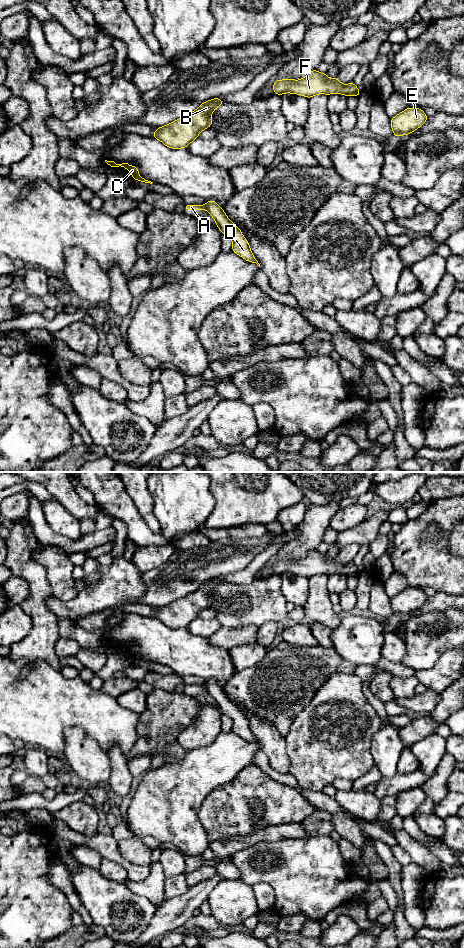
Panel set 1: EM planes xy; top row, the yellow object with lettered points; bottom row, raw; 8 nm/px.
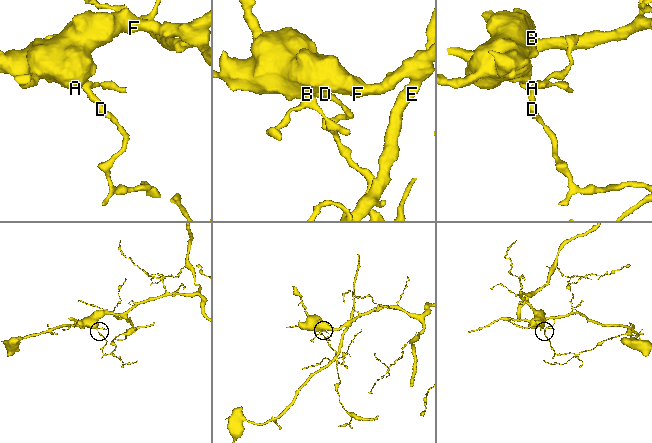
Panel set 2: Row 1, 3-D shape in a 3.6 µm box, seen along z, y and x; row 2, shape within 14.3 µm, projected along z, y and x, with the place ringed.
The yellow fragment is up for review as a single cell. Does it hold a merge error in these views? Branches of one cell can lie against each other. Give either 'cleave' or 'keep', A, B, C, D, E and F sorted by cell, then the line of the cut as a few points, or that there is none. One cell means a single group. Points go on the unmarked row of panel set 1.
cleave; A B C E F / D; cut in xy along (203, 685), (205, 688)

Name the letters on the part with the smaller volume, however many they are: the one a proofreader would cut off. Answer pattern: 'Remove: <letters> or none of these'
Remove: D

